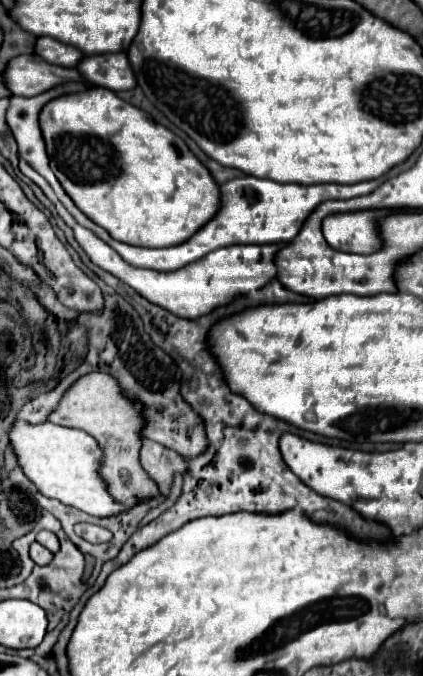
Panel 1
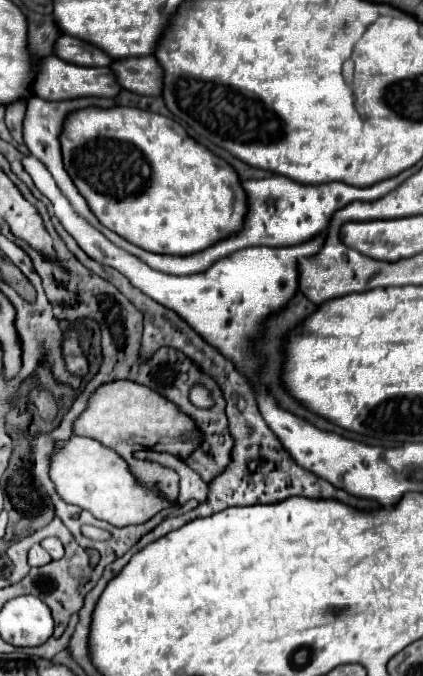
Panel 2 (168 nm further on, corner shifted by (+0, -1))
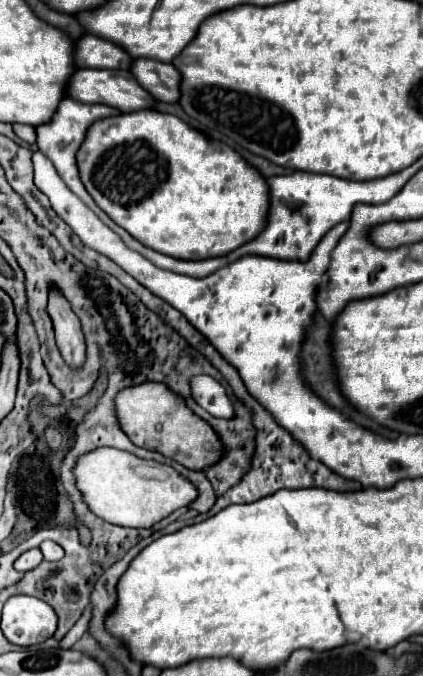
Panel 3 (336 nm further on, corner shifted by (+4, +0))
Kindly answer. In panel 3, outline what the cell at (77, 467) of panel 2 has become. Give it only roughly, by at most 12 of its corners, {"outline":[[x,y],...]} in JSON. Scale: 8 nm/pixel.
{"outline":[[94,449],[74,467],[94,515],[150,529],[198,491],[170,465]]}

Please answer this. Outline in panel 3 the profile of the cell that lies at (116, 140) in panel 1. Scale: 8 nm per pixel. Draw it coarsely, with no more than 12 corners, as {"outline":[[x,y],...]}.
{"outline":[[142,109],[96,121],[82,183],[146,247],[208,259],[266,225],[266,179]]}

